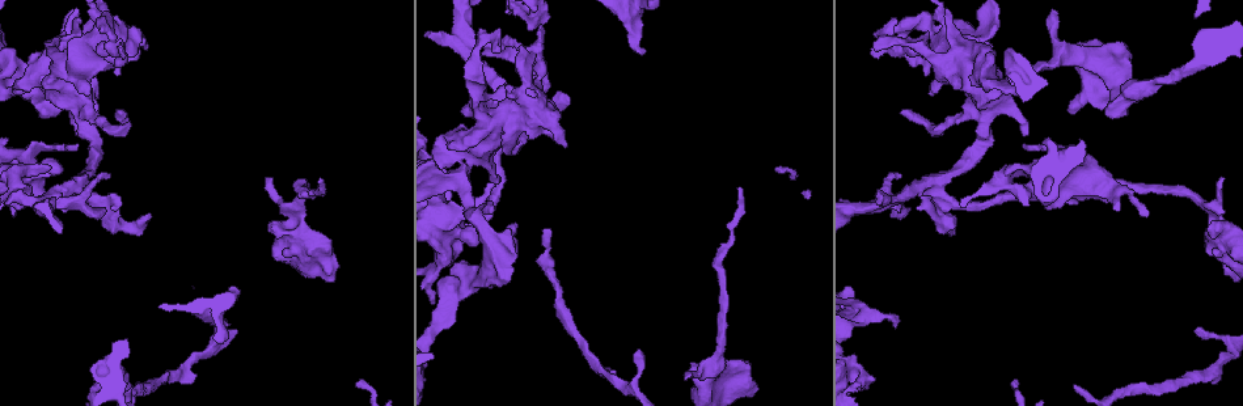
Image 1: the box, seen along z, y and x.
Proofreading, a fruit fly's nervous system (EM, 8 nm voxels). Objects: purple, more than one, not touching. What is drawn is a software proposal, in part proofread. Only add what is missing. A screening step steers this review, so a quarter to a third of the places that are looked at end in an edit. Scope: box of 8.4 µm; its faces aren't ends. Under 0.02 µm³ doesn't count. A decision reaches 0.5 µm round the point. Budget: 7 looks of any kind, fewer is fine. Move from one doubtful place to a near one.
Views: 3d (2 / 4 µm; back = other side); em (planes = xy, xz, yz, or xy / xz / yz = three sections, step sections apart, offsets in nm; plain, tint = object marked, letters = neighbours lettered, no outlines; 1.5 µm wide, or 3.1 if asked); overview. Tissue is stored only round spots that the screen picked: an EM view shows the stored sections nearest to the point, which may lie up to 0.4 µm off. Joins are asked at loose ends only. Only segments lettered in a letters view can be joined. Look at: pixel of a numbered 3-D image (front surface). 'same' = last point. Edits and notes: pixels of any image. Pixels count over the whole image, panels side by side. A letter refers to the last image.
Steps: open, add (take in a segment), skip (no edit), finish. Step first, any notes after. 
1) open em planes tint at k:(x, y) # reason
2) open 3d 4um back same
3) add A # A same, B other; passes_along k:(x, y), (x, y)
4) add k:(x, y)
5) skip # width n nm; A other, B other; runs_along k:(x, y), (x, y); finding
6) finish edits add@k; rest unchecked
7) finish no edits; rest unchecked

open em planes letters at 1:(1070, 111) # branch stops here

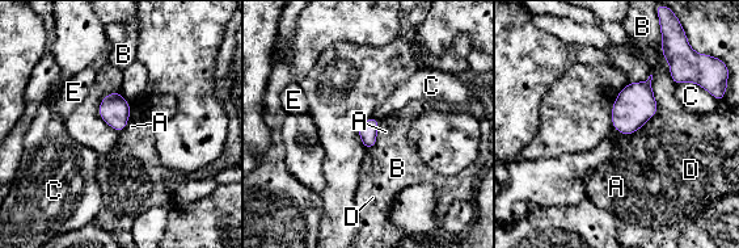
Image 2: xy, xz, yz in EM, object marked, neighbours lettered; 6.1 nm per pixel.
skip # longest_contact B 340 nm; A other, B other, C other, D other, E other; border 2:(641, 127), (624, 135); no lettered segment goes on from it

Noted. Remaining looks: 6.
open em planes letters at 1:(266, 178) # an open end

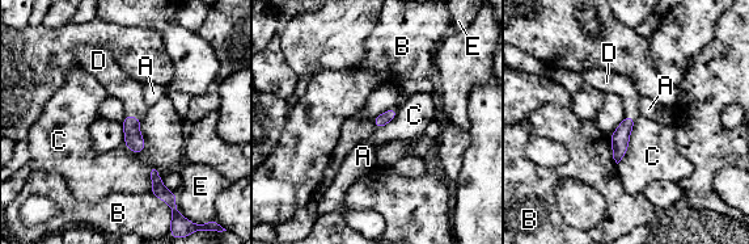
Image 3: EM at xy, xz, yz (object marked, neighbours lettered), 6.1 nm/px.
add D # A other, B other, C other, D same, E other; passes_along 3:(134, 141), (132, 116), (118, 84); the neuron continues

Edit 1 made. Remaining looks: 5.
open 3d 2um at 1:(741, 188) # free end

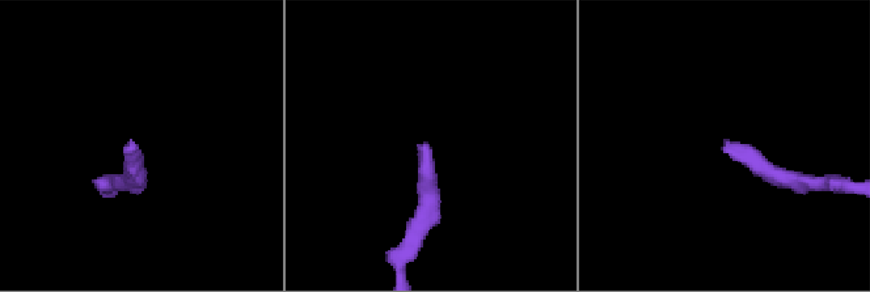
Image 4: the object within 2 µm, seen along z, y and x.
open em planes letters at 4:(425, 141)

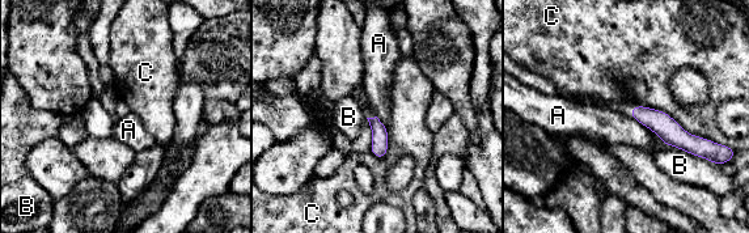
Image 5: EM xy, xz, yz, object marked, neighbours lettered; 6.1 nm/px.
skip # A other, B other, C other; runs_along 5:(634, 111), (685, 142), (702, 143); none of them fits

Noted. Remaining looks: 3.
finish edits add@3; rest unchecked

